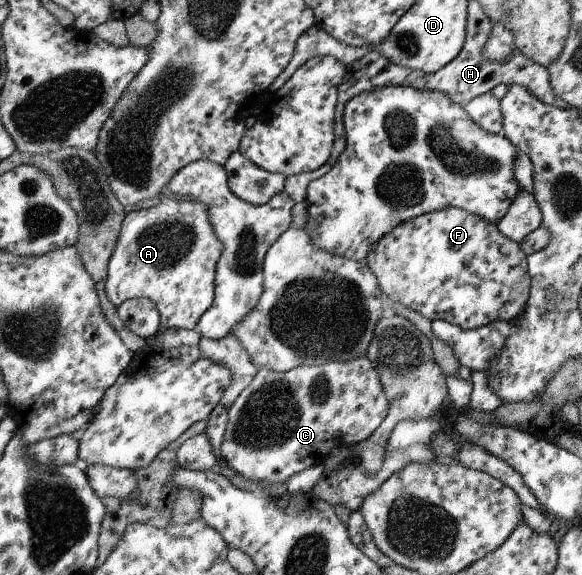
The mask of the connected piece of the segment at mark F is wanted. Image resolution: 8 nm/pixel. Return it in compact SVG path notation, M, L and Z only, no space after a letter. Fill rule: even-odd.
M447 207L443 210L429 212L417 218L407 220L406 223L398 224L393 231L387 232L383 239L373 248L366 256L365 262L370 265L375 276L378 277L378 283L381 285L384 294L393 302L399 302L403 306L407 306L413 312L419 312L421 316L434 321L441 319L450 321L451 324L464 329L476 329L497 322L497 320L505 320L515 326L517 320L521 319L526 314L528 303L530 302L530 291L532 290L533 278L529 268L529 256L523 252L521 244L511 240L510 237L503 236L498 225L487 221L484 217L477 216L473 212L467 212L466 209L457 207Z

